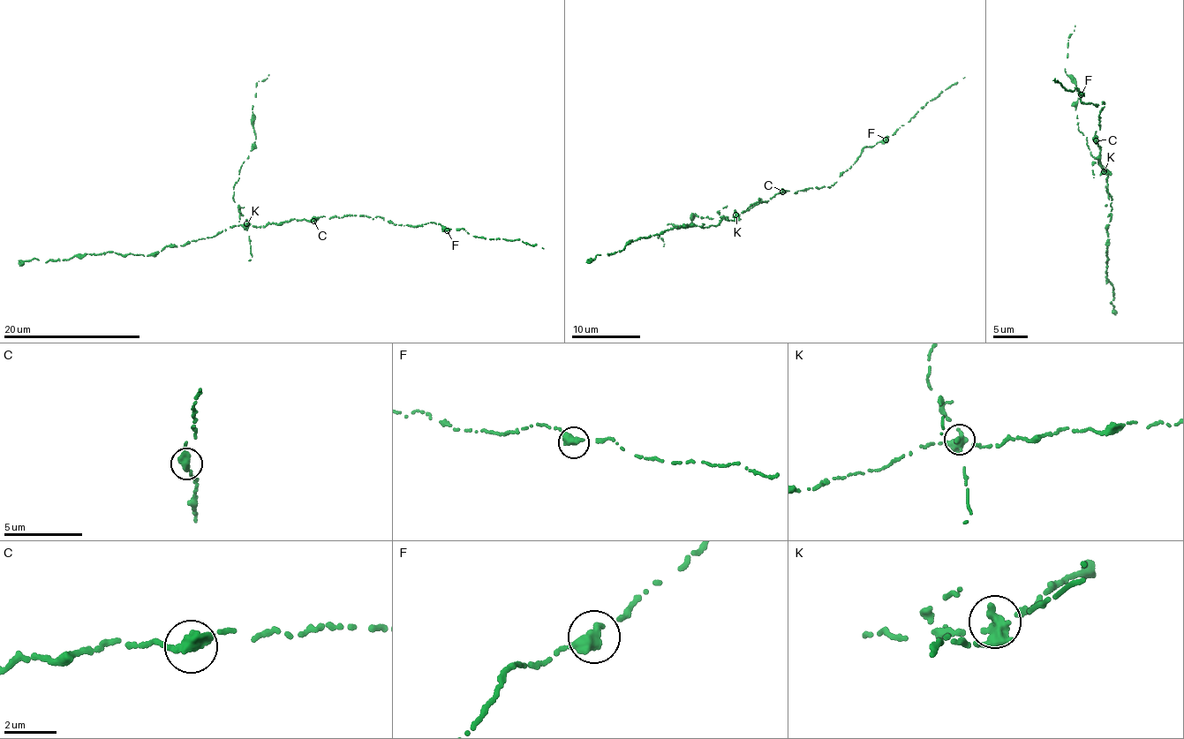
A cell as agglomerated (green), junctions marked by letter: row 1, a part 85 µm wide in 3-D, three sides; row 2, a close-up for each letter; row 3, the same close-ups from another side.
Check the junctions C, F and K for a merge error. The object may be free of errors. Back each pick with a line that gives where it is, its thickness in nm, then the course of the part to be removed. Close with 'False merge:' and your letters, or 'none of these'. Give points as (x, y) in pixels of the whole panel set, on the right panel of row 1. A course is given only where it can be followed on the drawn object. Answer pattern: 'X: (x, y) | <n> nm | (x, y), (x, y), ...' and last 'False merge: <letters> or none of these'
K: (1104, 171) | 460 nm | (1104, 171), (1091, 155), (1087, 138), (1078, 129), (1079, 92), (1075, 79), (1065, 71), (1067, 42), (1074, 25)
False merge: K

